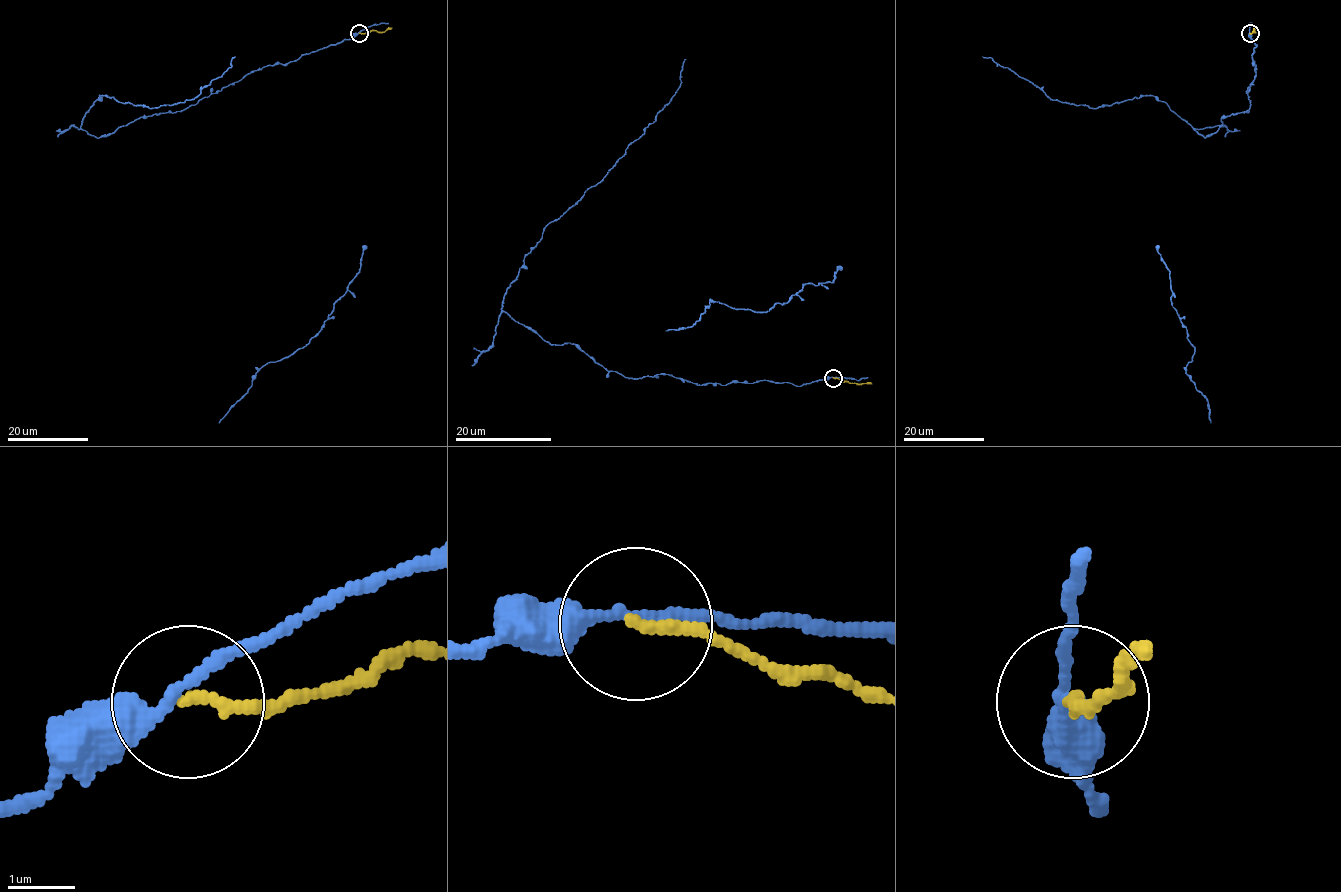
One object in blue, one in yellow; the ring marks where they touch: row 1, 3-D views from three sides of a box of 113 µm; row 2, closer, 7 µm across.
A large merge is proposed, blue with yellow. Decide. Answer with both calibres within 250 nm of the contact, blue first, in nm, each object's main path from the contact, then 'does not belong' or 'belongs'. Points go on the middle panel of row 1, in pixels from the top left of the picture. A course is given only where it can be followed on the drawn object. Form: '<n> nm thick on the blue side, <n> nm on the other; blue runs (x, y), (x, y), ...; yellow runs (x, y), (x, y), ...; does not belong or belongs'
200 nm thick on the blue side, 170 nm on the other; blue runs (833, 377), (628, 379), (501, 309), (543, 229), (654, 121), (686, 59); yellow runs (833, 377), (850, 383), (871, 383); does not belong

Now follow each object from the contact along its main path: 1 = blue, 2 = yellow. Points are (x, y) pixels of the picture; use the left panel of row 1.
1: (359, 32), (248, 73), (176, 112), (98, 138), (81, 127), (99, 95), (149, 108), (184, 102), (235, 57)
2: (359, 33), (384, 32), (391, 27)

